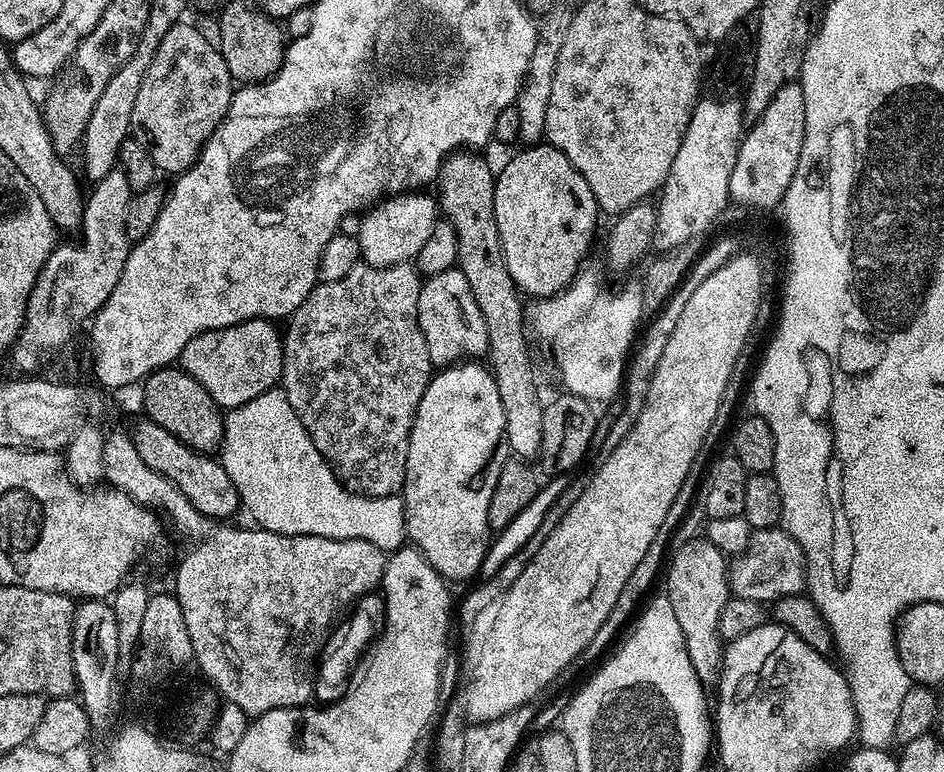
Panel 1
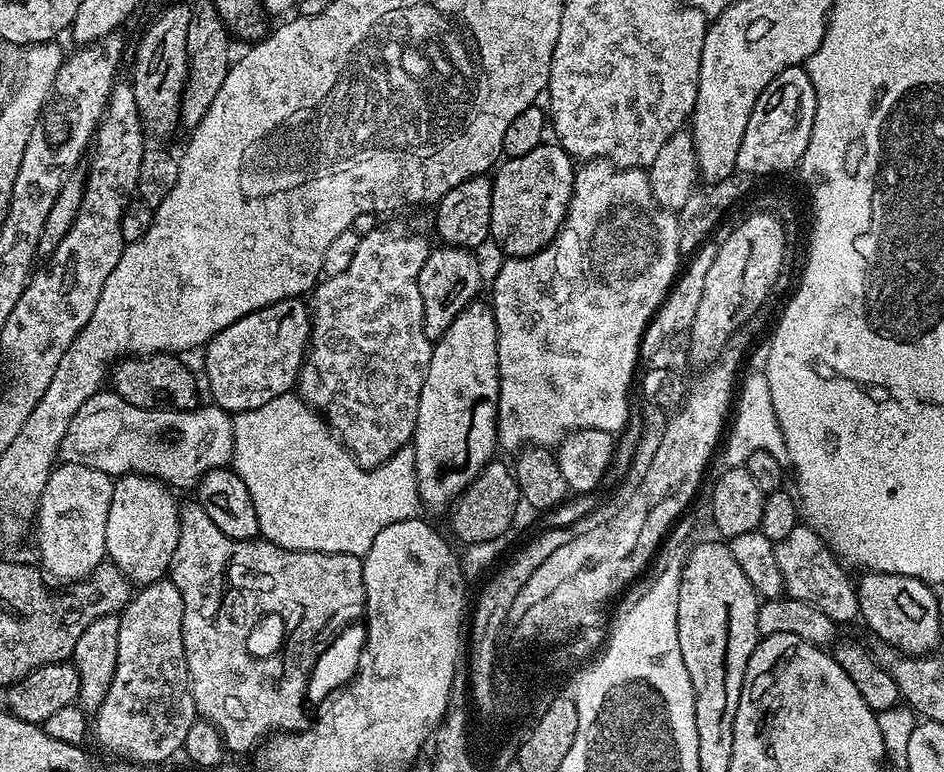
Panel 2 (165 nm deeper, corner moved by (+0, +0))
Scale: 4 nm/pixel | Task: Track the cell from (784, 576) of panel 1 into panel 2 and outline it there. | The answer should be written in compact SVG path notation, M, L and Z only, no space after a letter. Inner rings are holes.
M807 524L796 525L788 538L775 541L778 570L782 570L787 597L806 601L816 606L834 623L856 620L859 615L856 587L825 540Z

